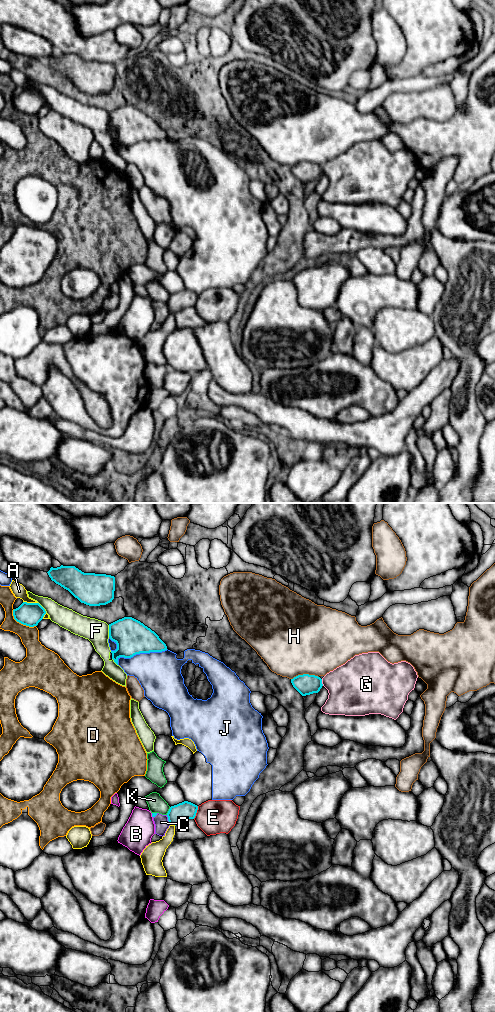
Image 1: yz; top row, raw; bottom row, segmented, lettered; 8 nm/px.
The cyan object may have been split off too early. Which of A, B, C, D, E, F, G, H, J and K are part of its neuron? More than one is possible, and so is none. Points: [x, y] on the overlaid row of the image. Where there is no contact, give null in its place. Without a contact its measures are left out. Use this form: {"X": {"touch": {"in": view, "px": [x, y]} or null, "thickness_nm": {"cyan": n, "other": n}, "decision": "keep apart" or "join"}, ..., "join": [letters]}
{"A": {"touch": {"in": "yz", "px": [30, 603]}, "thickness_nm": {"cyan": 190, "other": 110}, "decision": "keep apart"}, "B": {"touch": {"in": "yz", "px": [152, 815]}, "thickness_nm": {"cyan": 30, "other": 240}, "decision": "keep apart"}, "C": {"touch": {"in": "yz", "px": [168, 820]}, "thickness_nm": {"cyan": 150, "other": 120}, "decision": "join"}, "D": {"touch": {"in": "yz", "px": [21, 623]}, "thickness_nm": {"cyan": 190, "other": 150}, "decision": "keep apart"}, "E": {"touch": {"in": "yz", "px": [196, 812]}, "thickness_nm": {"cyan": 150, "other": 280}, "decision": "keep apart"}, "F": {"touch": {"in": "yz", "px": [109, 631]}, "thickness_nm": {"cyan": 280, "other": 190}, "decision": "keep apart"}, "G": {"touch": {"in": "yz", "px": [321, 682]}, "thickness_nm": {"cyan": 170, "other": 380}, "decision": "keep apart"}, "H": {"touch": {"in": "yz", "px": [304, 674]}, "thickness_nm": {"cyan": 170, "other": 500}, "decision": "keep apart"}, "J": {"touch": {"in": "yz", "px": [140, 652]}, "thickness_nm": {"cyan": 280, "other": 360}, "decision": "keep apart"}, "K": {"touch": {"in": "yz", "px": [168, 811]}, "thickness_nm": {"cyan": 150, "other": 140}, "decision": "keep apart"}, "join": ["C"]}

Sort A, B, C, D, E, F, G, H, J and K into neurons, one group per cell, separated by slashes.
A / B / C / D / E / F / G H / J / K

